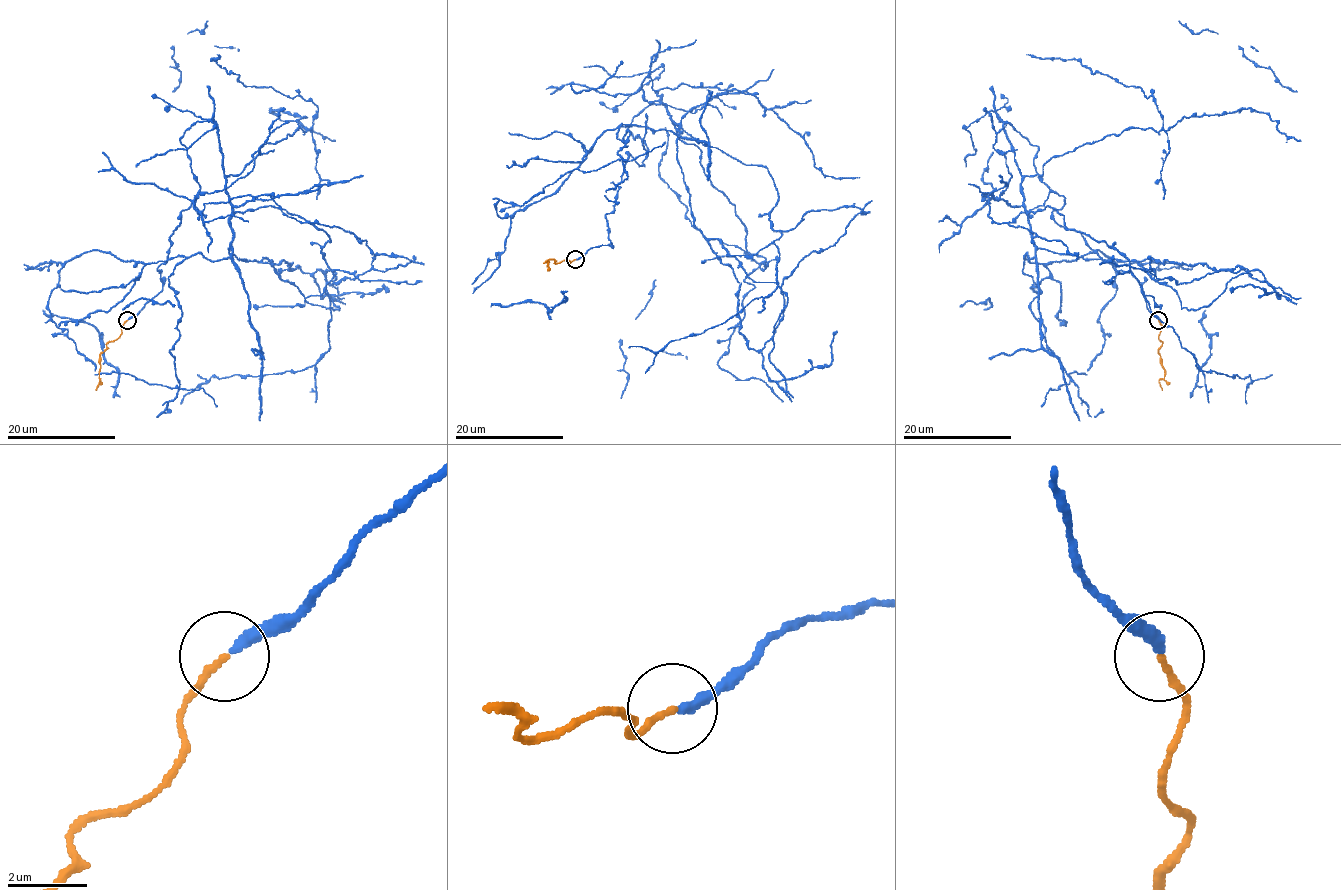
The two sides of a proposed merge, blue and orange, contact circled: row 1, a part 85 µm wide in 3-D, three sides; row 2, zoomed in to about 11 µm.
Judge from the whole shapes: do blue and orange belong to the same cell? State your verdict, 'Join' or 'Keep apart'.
Join

